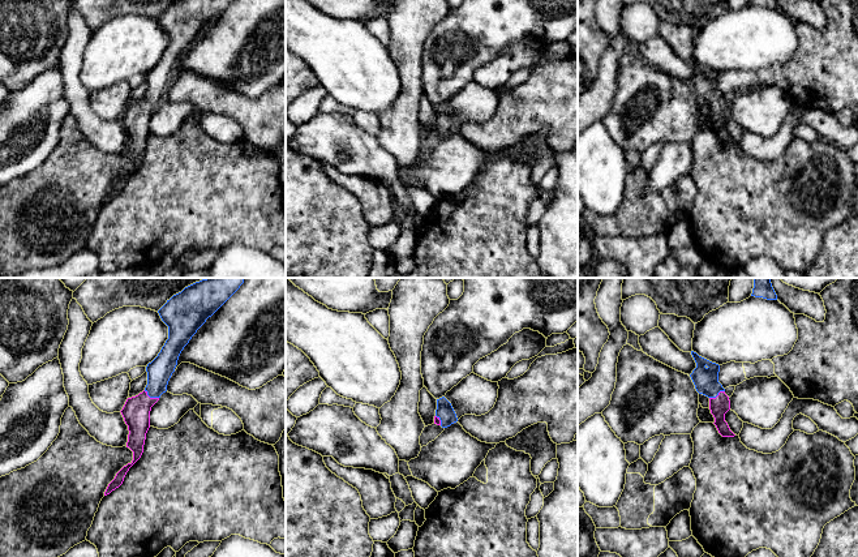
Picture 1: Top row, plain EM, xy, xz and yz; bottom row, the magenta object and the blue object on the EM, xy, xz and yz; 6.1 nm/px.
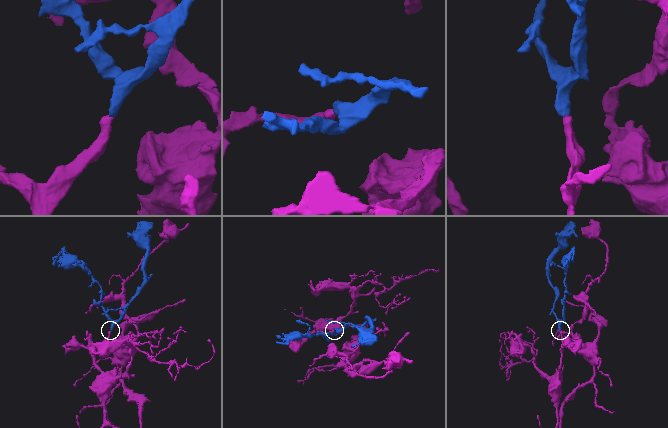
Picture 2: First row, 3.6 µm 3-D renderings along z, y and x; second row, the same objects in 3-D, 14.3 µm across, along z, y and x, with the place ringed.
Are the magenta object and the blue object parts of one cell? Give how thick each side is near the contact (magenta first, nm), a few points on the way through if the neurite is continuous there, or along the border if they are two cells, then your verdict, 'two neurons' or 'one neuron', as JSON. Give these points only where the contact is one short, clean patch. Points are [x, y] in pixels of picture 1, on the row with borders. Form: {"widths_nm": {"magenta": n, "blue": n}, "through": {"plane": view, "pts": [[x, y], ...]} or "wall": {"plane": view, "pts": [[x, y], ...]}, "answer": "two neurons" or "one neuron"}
{"widths_nm": {"magenta": 170, "blue": 160}, "through": {"plane": "xy", "pts": [[136, 411], [151, 398], [159, 371]]}, "answer": "one neuron"}

